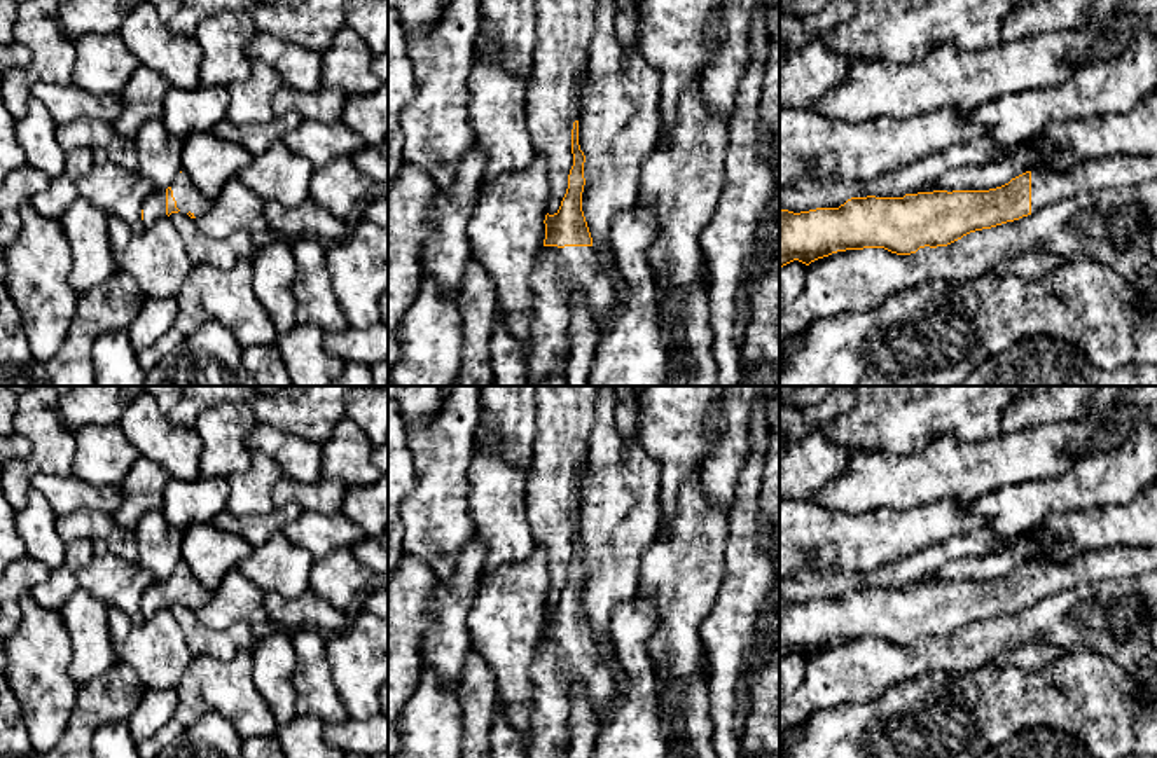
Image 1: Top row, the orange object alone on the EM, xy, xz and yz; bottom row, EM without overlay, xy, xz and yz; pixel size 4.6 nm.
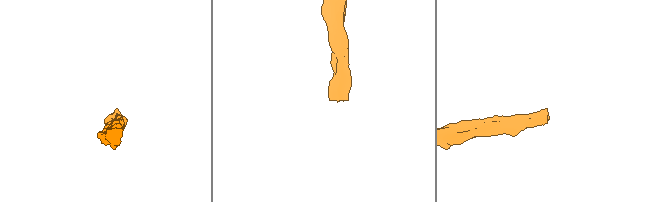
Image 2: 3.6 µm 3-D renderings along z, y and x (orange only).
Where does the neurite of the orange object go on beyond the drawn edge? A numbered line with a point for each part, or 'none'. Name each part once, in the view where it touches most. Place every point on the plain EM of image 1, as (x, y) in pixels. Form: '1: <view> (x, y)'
1: xz (561, 664)

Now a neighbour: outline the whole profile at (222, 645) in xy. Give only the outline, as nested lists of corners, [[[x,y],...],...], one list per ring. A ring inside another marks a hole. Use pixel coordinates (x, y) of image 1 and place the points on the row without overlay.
[[[171,604],[184,641],[194,657],[206,655],[217,660],[231,660],[239,650],[252,648],[255,643],[250,625],[239,622],[224,631],[213,631],[199,622],[194,610],[187,604]]]

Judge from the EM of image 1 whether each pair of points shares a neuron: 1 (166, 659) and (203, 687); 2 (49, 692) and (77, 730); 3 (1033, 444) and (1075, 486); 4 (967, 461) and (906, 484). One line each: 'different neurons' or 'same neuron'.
1: different neurons
2: different neurons
3: different neurons
4: same neuron

